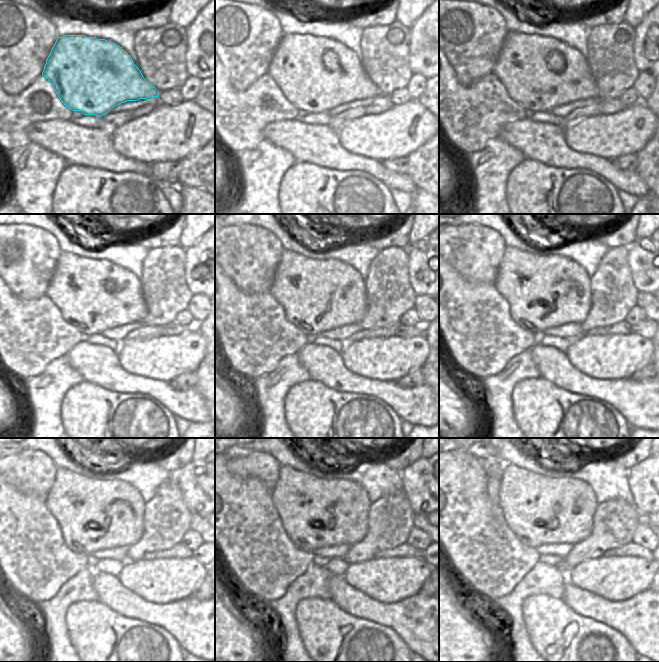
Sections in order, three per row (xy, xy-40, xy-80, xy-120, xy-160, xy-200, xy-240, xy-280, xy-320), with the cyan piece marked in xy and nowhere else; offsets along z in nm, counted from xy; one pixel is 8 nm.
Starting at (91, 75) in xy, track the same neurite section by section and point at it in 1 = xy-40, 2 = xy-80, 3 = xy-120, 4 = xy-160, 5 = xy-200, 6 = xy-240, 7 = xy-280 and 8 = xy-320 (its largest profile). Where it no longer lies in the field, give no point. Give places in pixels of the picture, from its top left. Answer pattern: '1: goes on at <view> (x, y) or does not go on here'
1: goes on at xy-40 (316, 74)
2: goes on at xy-80 (539, 73)
3: goes on at xy-120 (92, 295)
4: goes on at xy-160 (317, 296)
5: goes on at xy-200 (543, 292)
6: goes on at xy-240 (93, 515)
7: goes on at xy-280 (315, 512)
8: goes on at xy-320 (539, 509)

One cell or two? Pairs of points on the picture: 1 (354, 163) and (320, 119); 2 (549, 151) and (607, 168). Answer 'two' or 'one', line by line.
1: two
2: one

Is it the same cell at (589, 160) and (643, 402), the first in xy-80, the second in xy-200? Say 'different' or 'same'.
same

